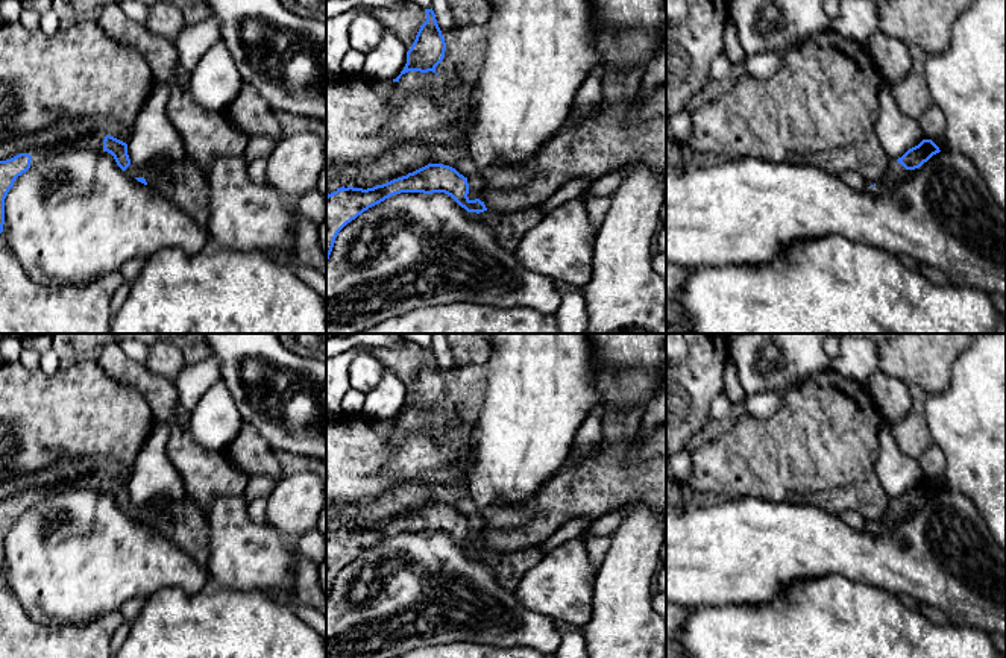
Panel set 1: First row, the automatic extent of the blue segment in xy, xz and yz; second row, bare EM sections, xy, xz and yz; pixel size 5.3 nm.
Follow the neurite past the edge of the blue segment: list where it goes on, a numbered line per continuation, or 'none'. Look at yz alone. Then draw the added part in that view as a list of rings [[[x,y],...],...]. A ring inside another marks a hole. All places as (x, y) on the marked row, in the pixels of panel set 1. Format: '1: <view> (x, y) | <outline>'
1: yz (895, 172) | [[[891,159],[885,176],[871,188],[874,196],[891,191],[901,179],[915,170],[906,170],[897,159]],[[915,168],[916,170],[916,168]]]

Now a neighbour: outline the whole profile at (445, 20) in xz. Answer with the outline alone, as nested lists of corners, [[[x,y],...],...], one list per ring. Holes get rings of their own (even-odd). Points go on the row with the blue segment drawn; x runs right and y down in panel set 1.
[[[432,0],[432,11],[442,32],[454,29],[454,17],[446,0]]]

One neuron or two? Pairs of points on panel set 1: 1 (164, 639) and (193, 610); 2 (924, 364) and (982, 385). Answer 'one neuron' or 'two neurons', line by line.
1: one neuron
2: two neurons

